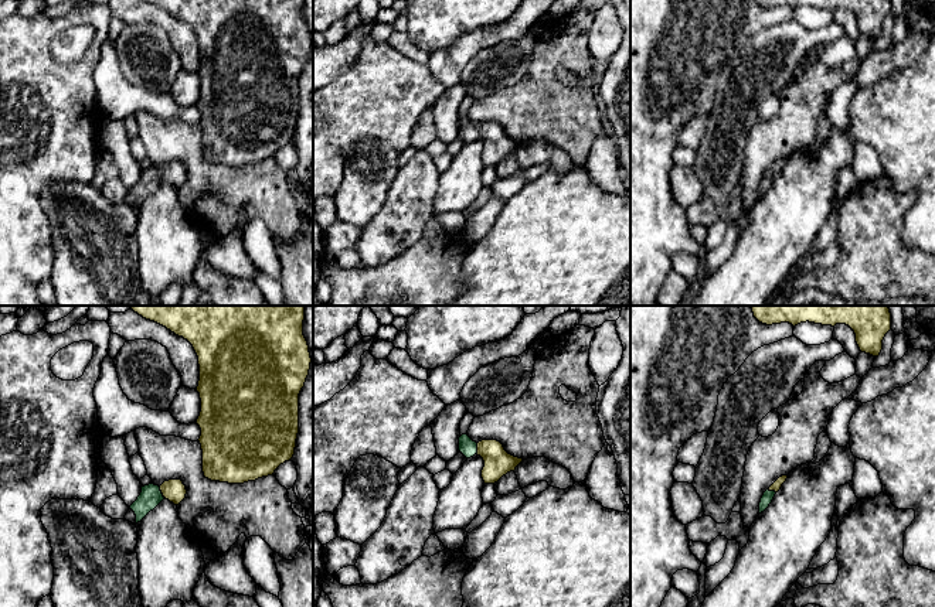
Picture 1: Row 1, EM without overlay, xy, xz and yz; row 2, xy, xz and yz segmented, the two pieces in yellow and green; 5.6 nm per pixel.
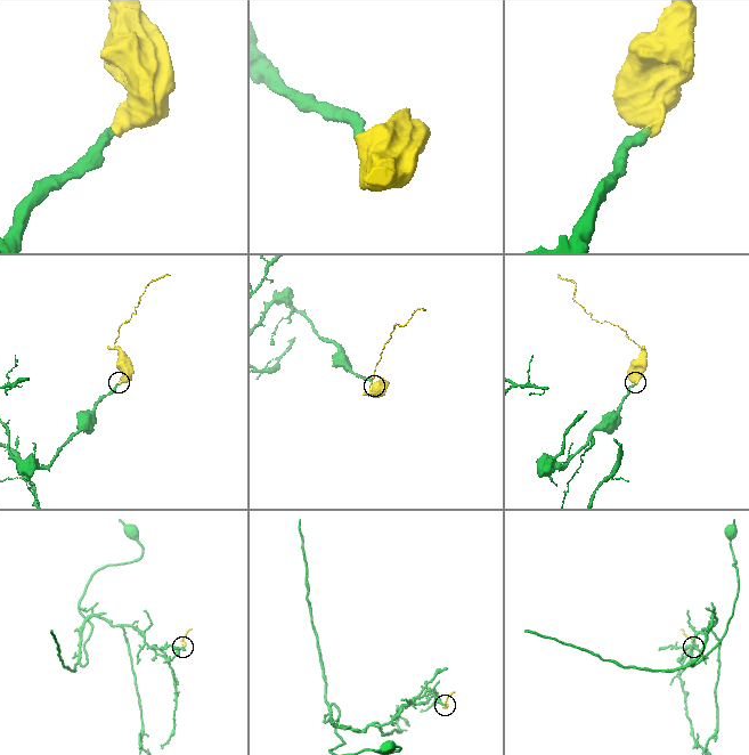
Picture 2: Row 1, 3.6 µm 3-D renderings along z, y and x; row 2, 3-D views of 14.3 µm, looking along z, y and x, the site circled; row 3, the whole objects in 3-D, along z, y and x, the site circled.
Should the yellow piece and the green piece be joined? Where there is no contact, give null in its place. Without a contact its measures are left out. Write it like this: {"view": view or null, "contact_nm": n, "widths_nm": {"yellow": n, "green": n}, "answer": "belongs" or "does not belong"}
{"view": "xy", "contact_nm": 70, "widths_nm": {"yellow": 130, "green": 120}, "answer": "belongs"}

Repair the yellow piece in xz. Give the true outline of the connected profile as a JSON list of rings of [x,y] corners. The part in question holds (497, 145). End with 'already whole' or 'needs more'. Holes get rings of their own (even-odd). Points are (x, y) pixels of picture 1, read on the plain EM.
[[[468,117],[459,120],[459,134],[466,141],[473,140],[475,137],[483,141],[484,150],[482,153],[482,161],[484,167],[497,166],[503,158],[514,154],[523,144],[523,141],[509,137],[497,123],[492,122],[476,126]]]; needs more

